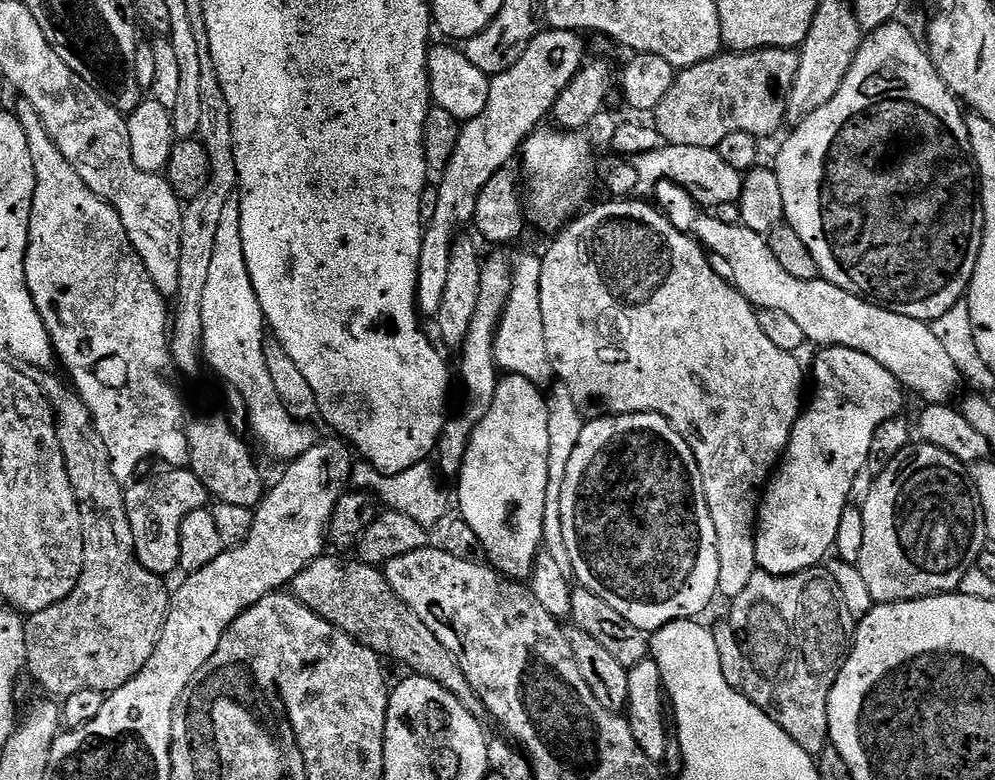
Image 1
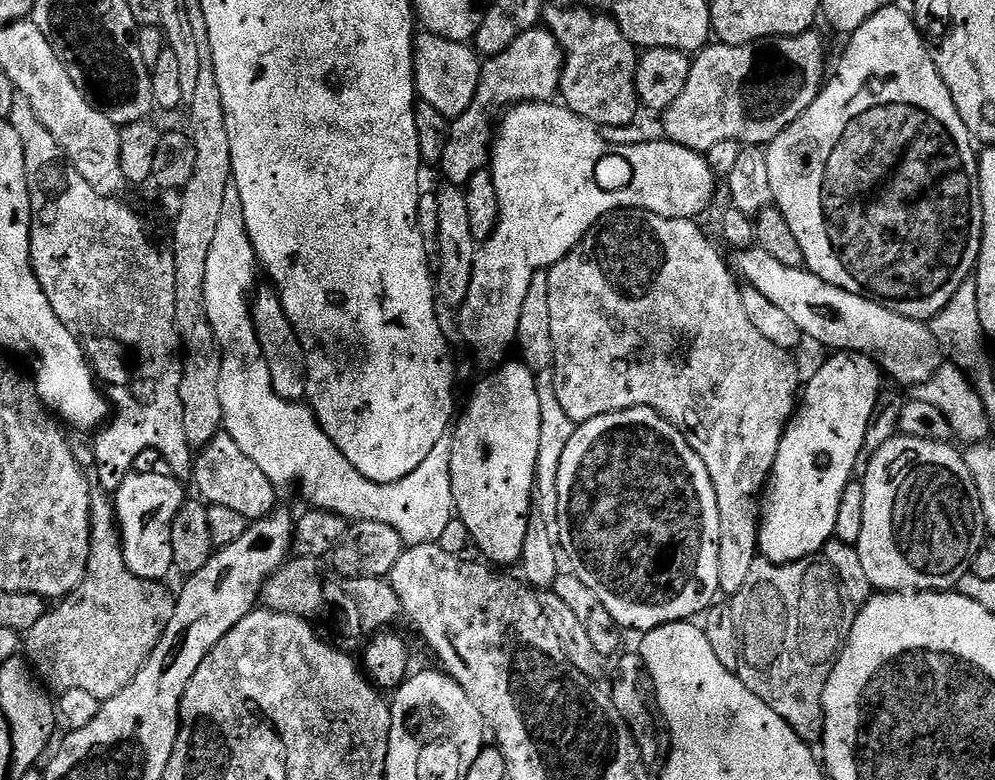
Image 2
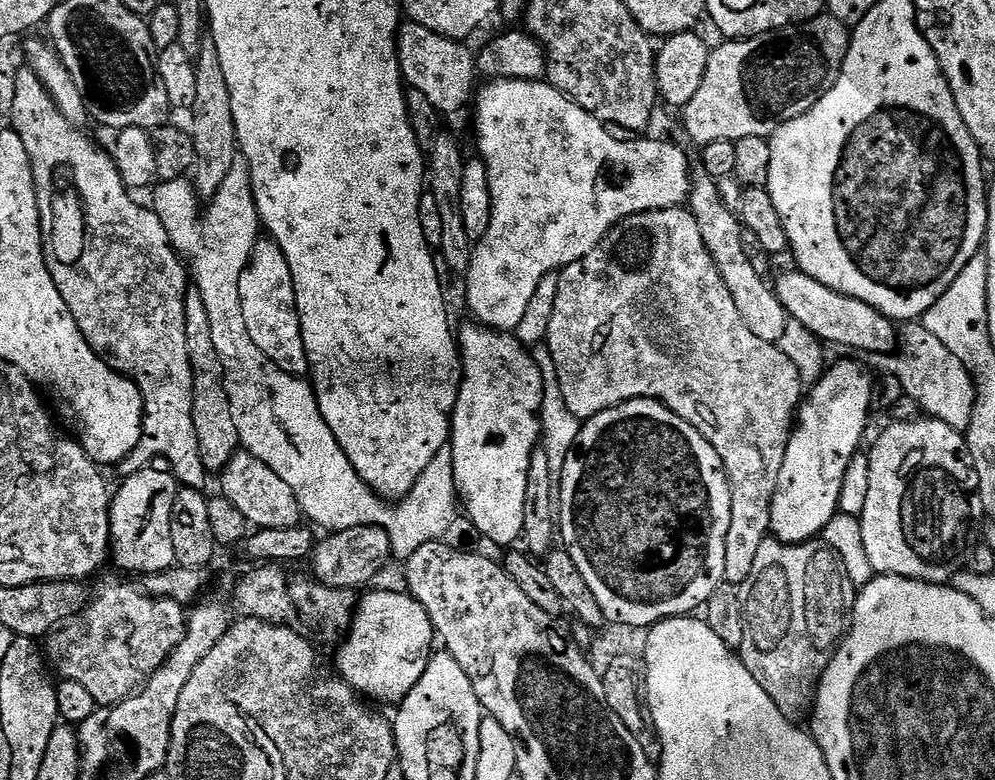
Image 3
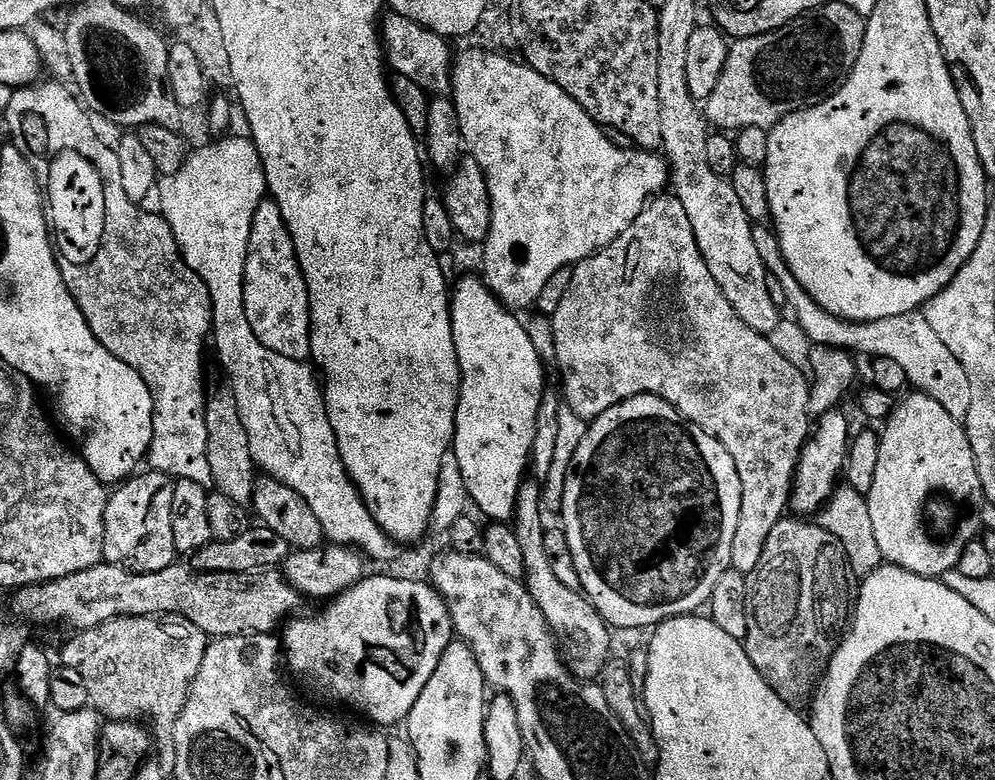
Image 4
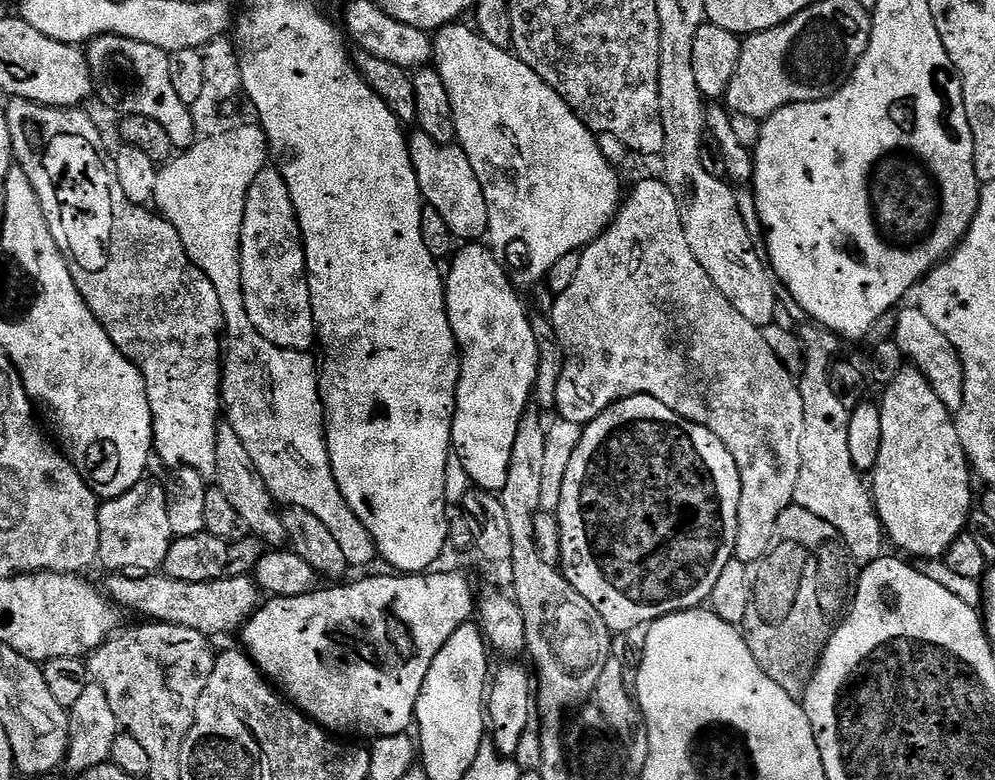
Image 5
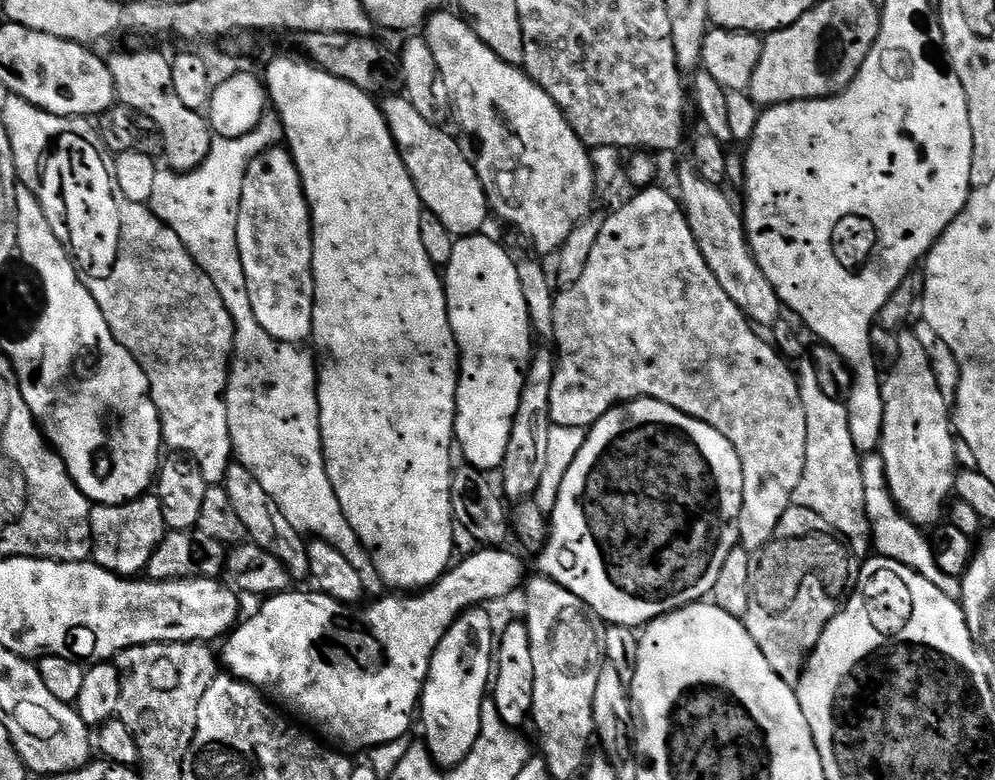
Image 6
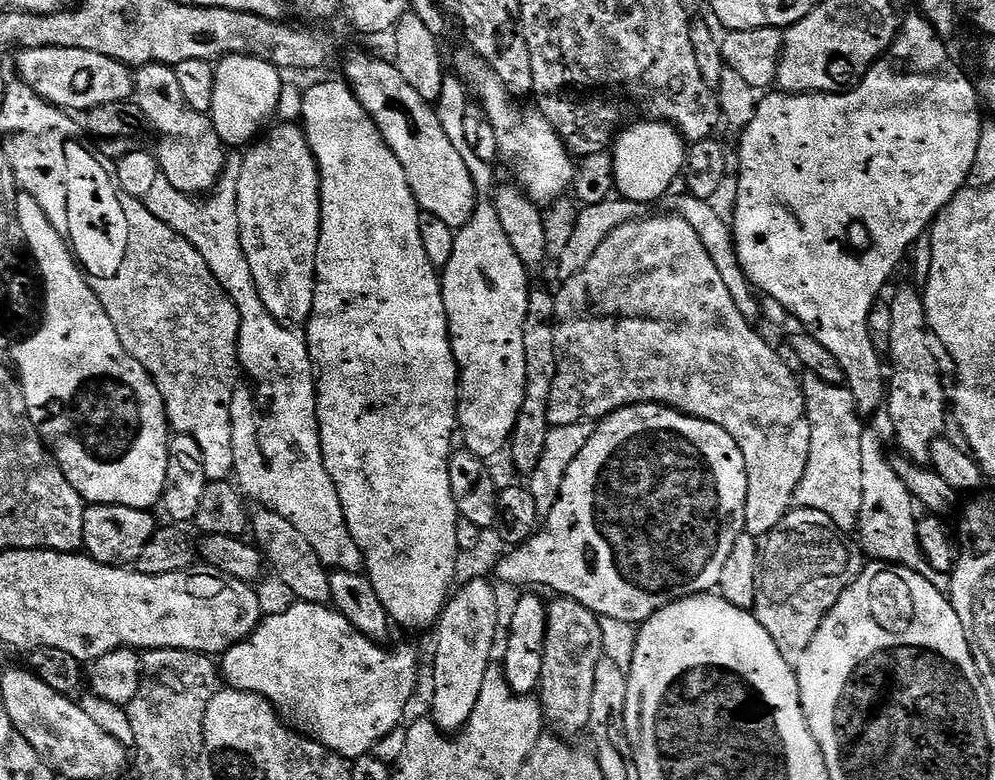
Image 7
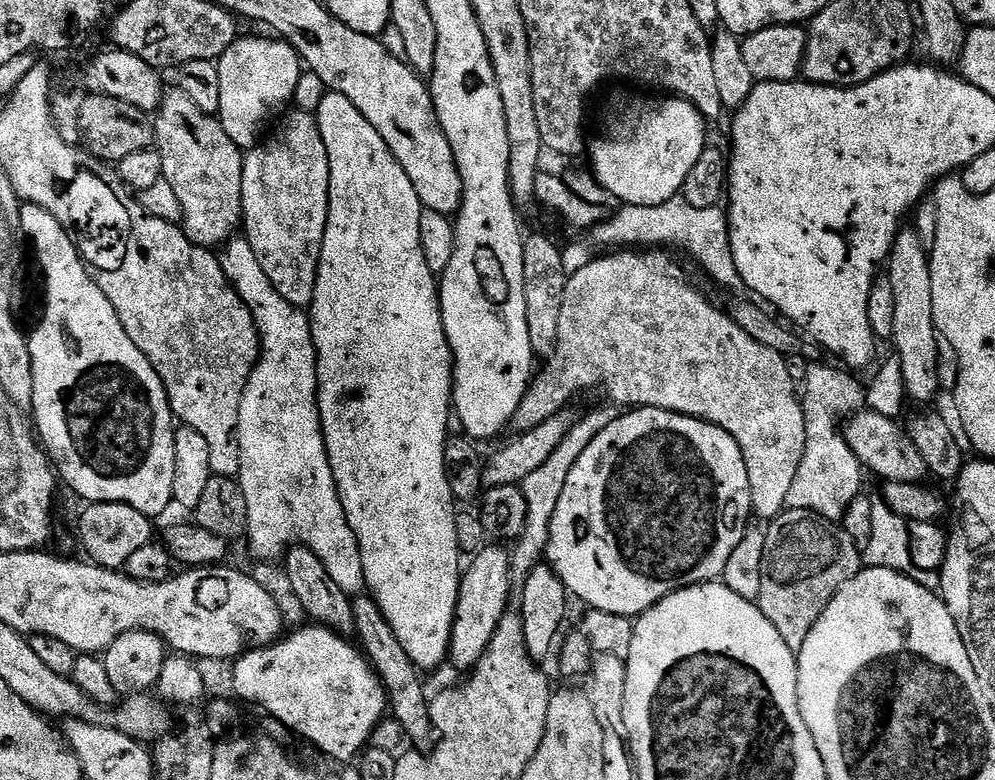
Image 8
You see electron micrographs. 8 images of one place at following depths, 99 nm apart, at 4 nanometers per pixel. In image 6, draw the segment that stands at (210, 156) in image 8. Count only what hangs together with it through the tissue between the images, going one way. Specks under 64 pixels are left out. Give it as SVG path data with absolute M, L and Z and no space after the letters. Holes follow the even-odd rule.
M120 52L116 57L108 60L108 69L114 78L117 101L134 110L142 110L142 114L146 114L150 118L154 118L154 122L158 122L164 139L164 156L166 161L168 160L167 167L173 172L189 172L197 168L206 158L206 154L210 154L214 133L212 125L201 113L190 110L190 106L183 104L178 98L178 94L174 94L171 59L167 55L164 57L160 52Z

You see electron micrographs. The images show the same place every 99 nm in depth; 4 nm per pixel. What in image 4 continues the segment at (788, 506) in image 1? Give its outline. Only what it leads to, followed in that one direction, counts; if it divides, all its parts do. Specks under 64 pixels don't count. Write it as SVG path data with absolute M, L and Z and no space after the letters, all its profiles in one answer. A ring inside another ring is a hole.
M840 410L825 412L815 421L814 431L809 435L804 449L800 452L800 460L796 463L796 473L790 491L790 508L800 518L808 518L819 513L829 497L838 486L846 467L850 435L848 436L848 420Z

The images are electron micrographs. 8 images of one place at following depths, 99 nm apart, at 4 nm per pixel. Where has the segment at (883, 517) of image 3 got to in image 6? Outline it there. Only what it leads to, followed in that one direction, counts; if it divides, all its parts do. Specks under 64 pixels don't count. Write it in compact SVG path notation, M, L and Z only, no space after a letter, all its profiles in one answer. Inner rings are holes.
M904 330L899 333L898 362L894 362L894 366L883 377L882 383L884 421L878 454L884 459L890 494L901 512L914 521L917 528L928 530L945 519L946 505L954 496L958 475L955 458L957 437L954 435L954 420L950 415L950 406L946 398L942 398L942 390L938 388L938 378L934 378L934 366L930 366L930 354L926 354L922 342L918 342L915 331Z

